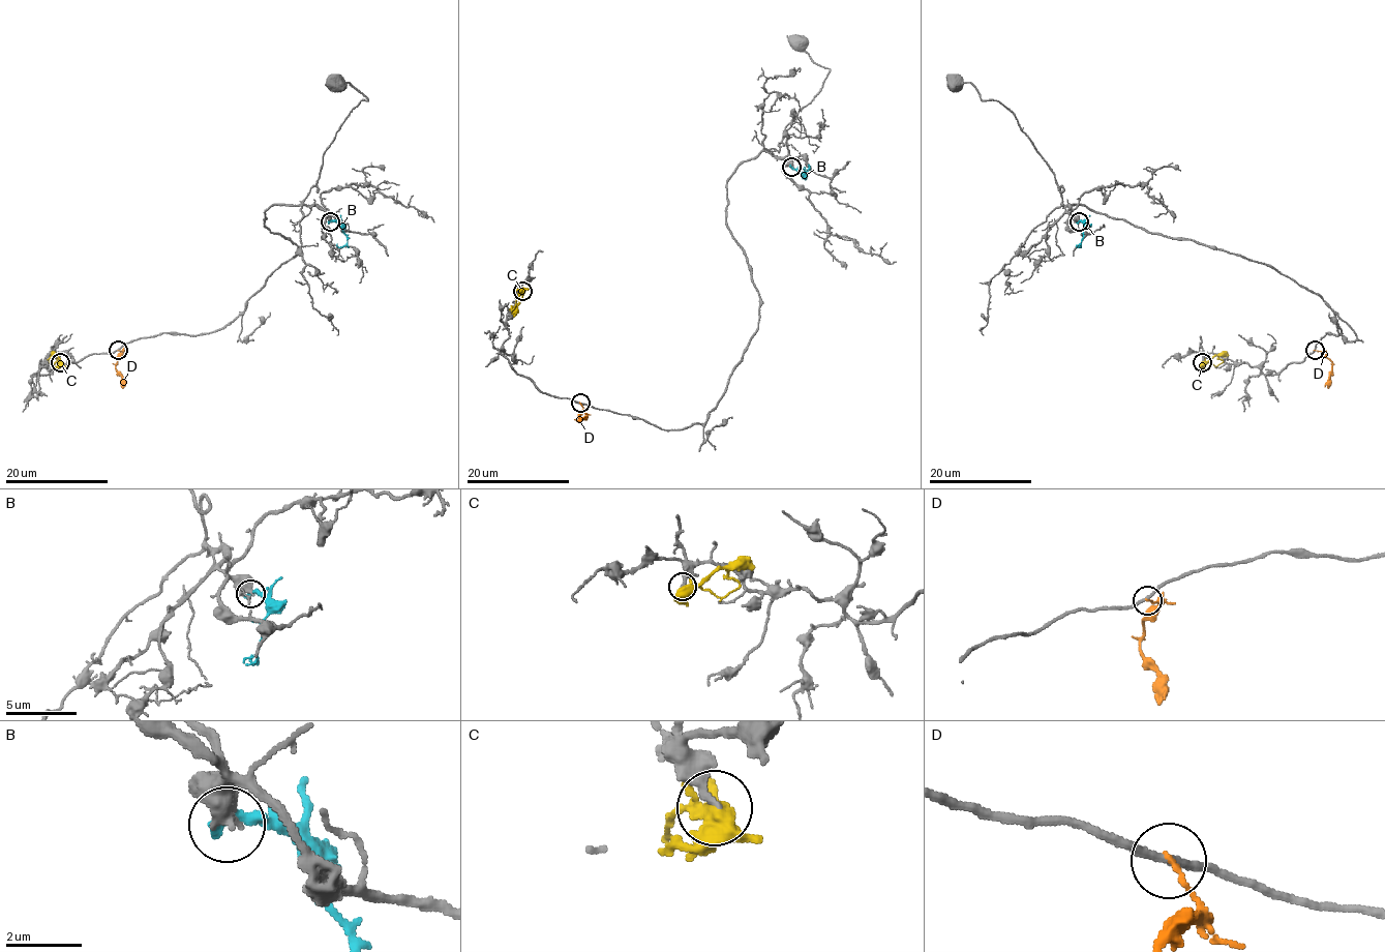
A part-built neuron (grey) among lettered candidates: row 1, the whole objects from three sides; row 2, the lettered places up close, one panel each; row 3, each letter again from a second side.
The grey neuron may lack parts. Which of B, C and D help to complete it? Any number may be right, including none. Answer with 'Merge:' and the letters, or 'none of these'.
Merge: none of these

